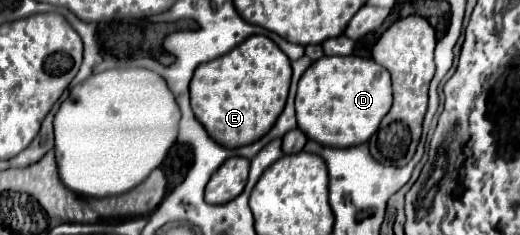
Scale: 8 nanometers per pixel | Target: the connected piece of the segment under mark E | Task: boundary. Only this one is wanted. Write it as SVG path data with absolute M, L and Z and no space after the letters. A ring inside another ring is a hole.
M251 36L229 54L195 70L191 80L191 108L207 134L227 146L239 148L267 134L283 112L291 82L291 60L267 36Z

